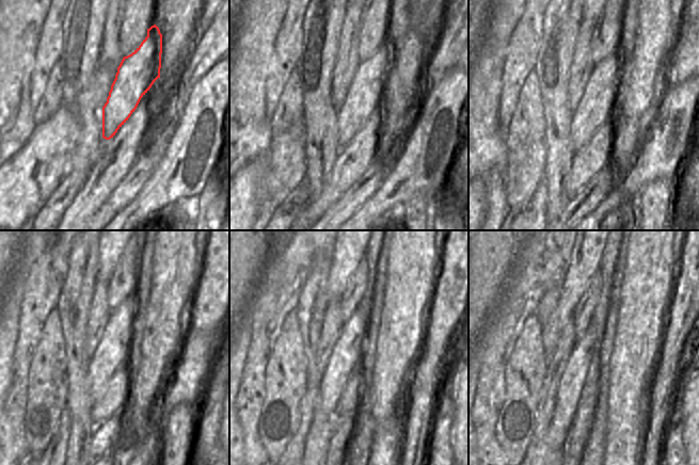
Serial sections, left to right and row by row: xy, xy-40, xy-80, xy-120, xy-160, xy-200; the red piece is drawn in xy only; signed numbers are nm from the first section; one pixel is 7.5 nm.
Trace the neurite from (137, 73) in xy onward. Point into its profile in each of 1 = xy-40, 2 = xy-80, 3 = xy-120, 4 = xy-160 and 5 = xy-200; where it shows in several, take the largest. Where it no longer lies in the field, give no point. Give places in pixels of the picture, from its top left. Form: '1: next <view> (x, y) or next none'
1: next xy-40 (366, 90)
2: next xy-80 (599, 100)
3: next xy-120 (113, 350)
4: next xy-160 (350, 350)
5: next xy-200 (573, 378)

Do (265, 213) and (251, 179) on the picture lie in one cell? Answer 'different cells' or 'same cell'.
different cells

